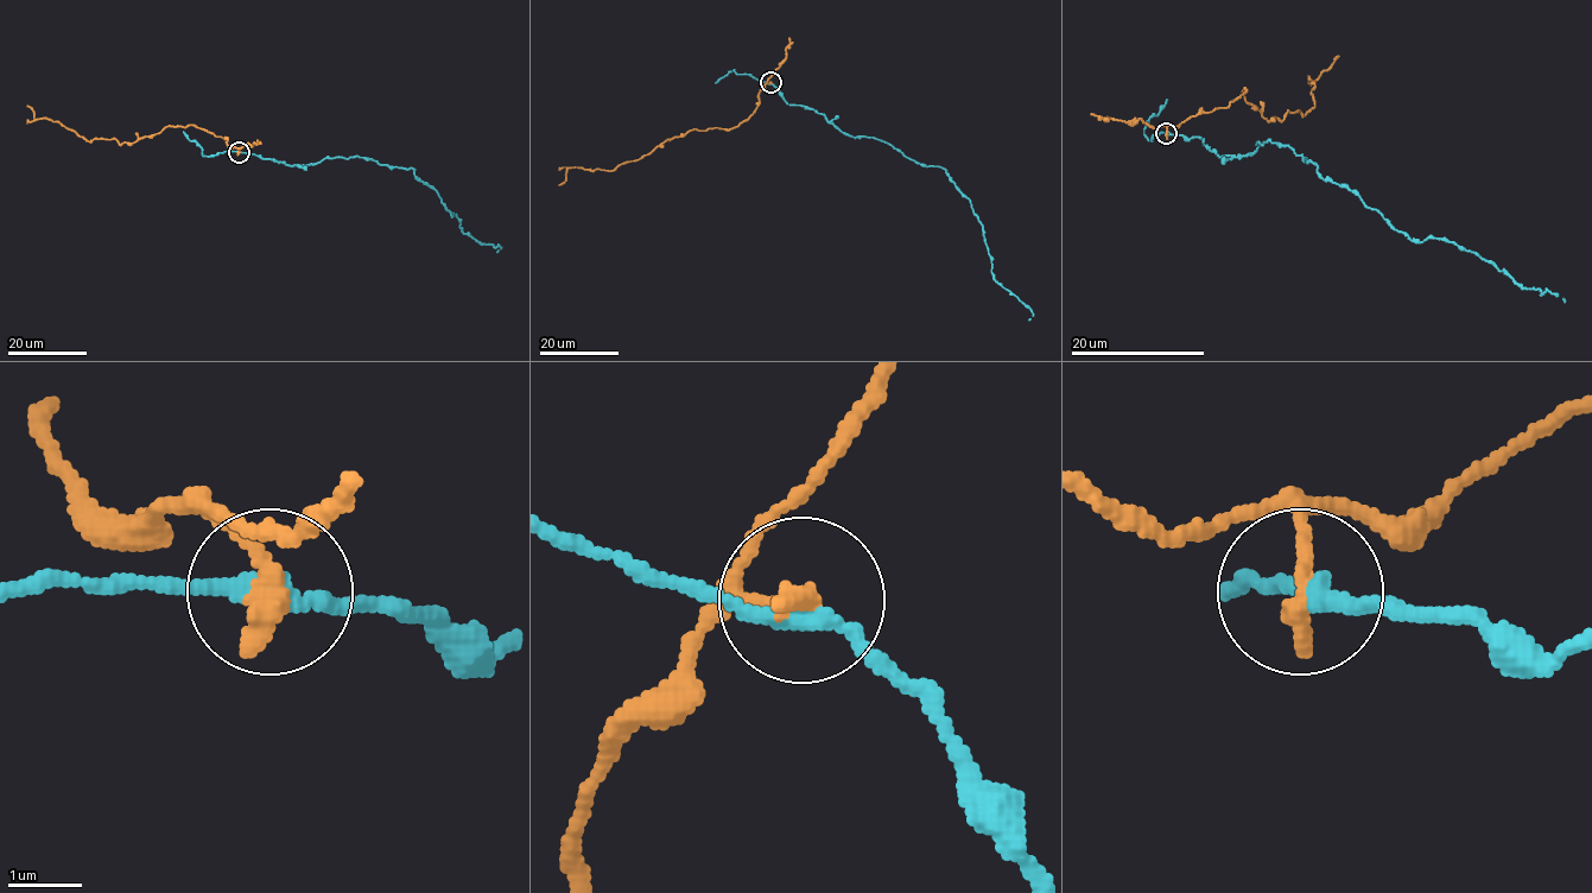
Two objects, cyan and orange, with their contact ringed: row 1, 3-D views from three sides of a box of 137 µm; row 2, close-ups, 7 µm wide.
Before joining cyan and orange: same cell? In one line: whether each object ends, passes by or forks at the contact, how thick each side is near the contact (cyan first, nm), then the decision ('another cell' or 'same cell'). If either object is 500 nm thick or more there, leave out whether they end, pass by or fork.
cyan passes by; orange ends; calibres 260 and 360 nm; another cell

